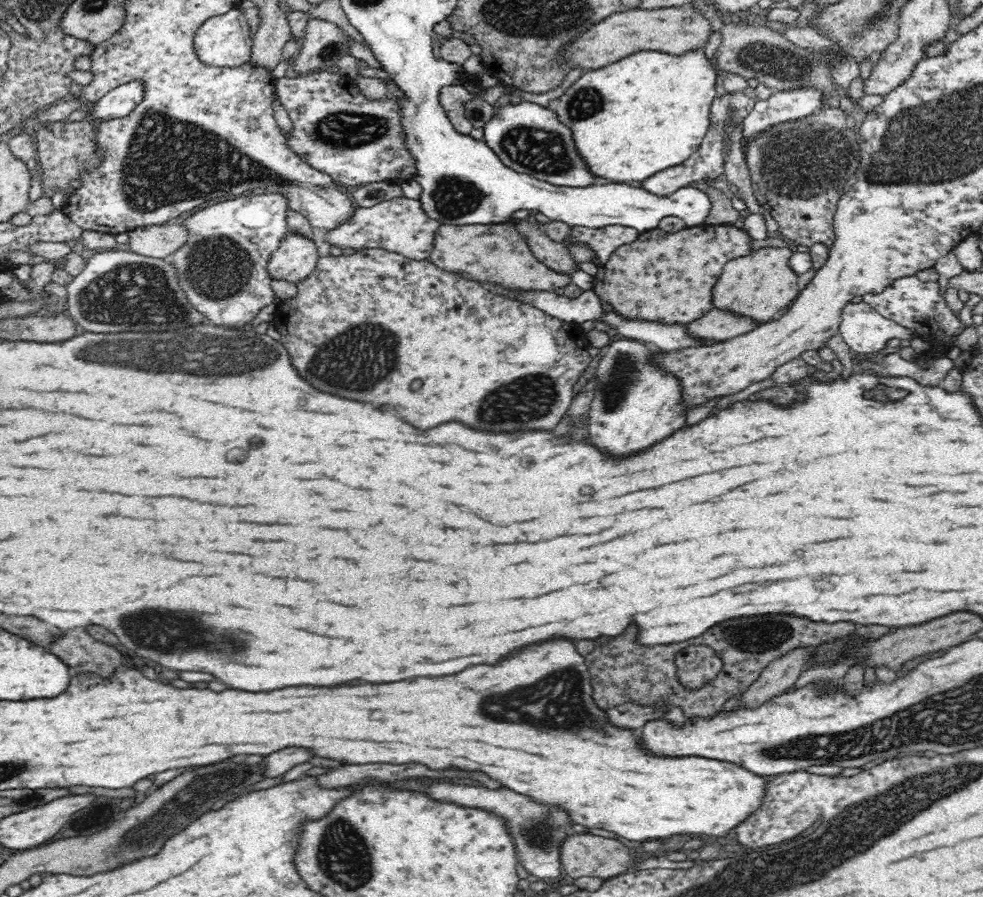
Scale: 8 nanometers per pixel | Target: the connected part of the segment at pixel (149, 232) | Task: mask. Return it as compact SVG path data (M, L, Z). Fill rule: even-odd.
M152 225L138 227L127 232L128 248L138 256L167 259L188 238L186 229L180 225Z

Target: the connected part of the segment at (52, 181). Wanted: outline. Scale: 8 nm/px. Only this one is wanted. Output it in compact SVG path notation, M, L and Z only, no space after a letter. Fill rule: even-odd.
M89 120L46 124L36 134L37 161L42 163L44 175L43 195L51 198L56 189L64 189L66 196L74 190L68 186L70 180L76 180L79 172L92 169L97 165L99 152L95 150L95 125Z

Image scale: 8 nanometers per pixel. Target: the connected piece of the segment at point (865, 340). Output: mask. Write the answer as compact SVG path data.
M851 302L841 310L838 334L852 351L860 354L881 350L888 339L904 341L918 338L914 331L904 329L893 320L880 316L868 304L856 305Z

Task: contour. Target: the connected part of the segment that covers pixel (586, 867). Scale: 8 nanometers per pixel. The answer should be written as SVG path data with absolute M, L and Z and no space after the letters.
M570 833L559 844L559 861L566 876L571 879L582 877L597 877L602 880L619 876L628 870L628 864L634 854L628 853L628 848L617 839L592 835L589 833Z

